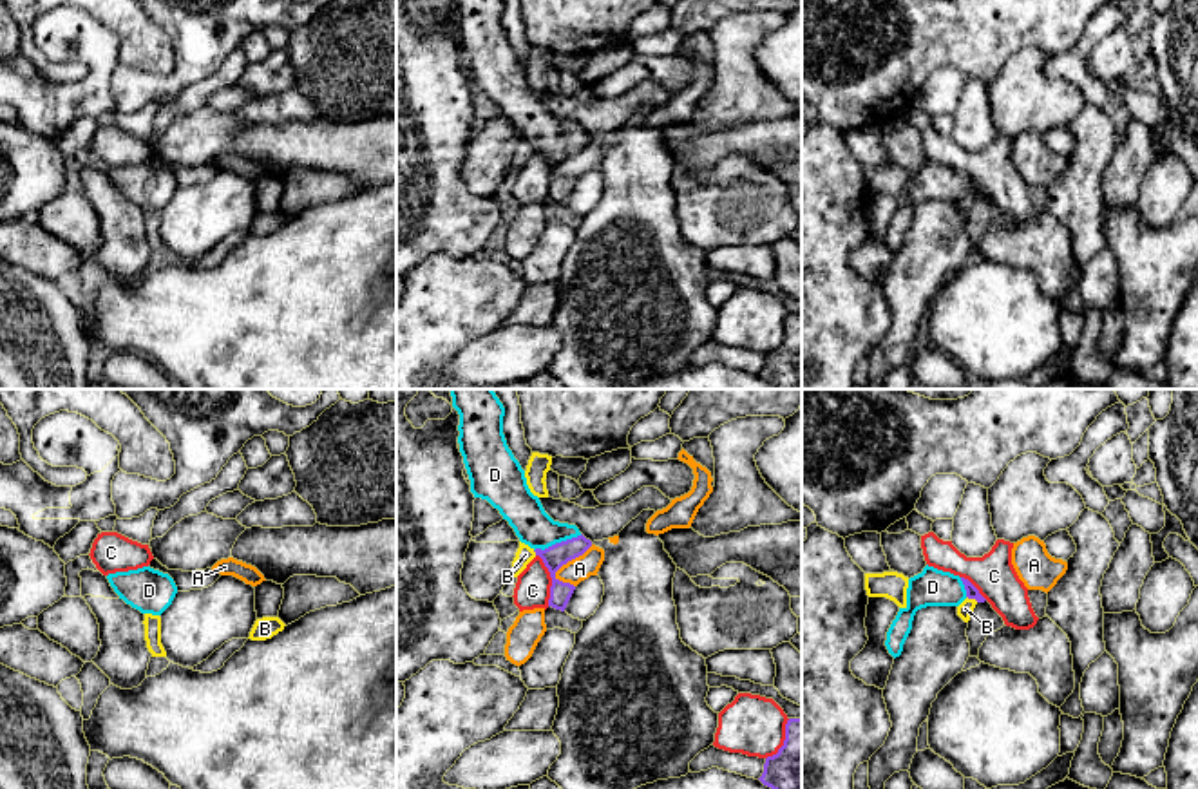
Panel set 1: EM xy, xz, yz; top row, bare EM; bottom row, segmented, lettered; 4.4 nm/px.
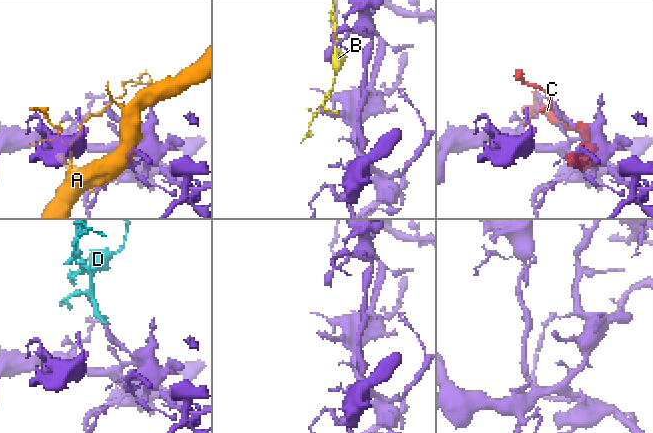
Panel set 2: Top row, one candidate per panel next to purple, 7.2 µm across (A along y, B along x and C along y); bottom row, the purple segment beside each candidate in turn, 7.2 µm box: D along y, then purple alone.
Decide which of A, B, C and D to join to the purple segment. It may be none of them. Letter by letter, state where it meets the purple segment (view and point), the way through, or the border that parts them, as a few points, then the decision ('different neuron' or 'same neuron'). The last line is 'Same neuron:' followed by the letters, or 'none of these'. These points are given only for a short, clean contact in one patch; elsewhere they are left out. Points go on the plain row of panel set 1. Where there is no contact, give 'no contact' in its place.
A: contact xz (570, 154); different neuron
B: contact yz (972, 192); different neuron
C: contact xz (552, 174); different neuron
D: contact xz (558, 138); way xz (556, 151), (558, 138), (523, 105); same neuron
Same neuron: D

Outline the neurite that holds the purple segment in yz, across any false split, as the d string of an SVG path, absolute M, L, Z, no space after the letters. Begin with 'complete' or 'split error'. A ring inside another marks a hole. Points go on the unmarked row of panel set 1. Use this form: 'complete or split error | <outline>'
split error | M927 159L921 168L908 174L907 201L899 203L887 226L885 241L889 248L894 253L901 250L918 204L927 201L959 201L966 192L977 197L986 195L968 174Z

